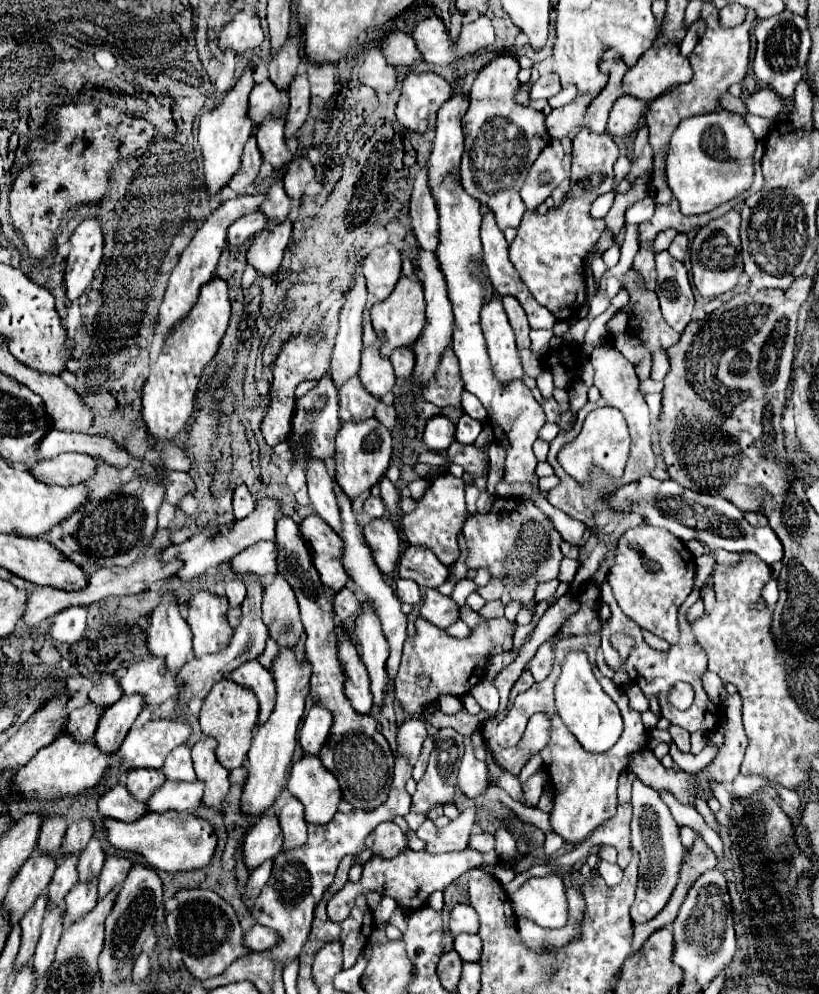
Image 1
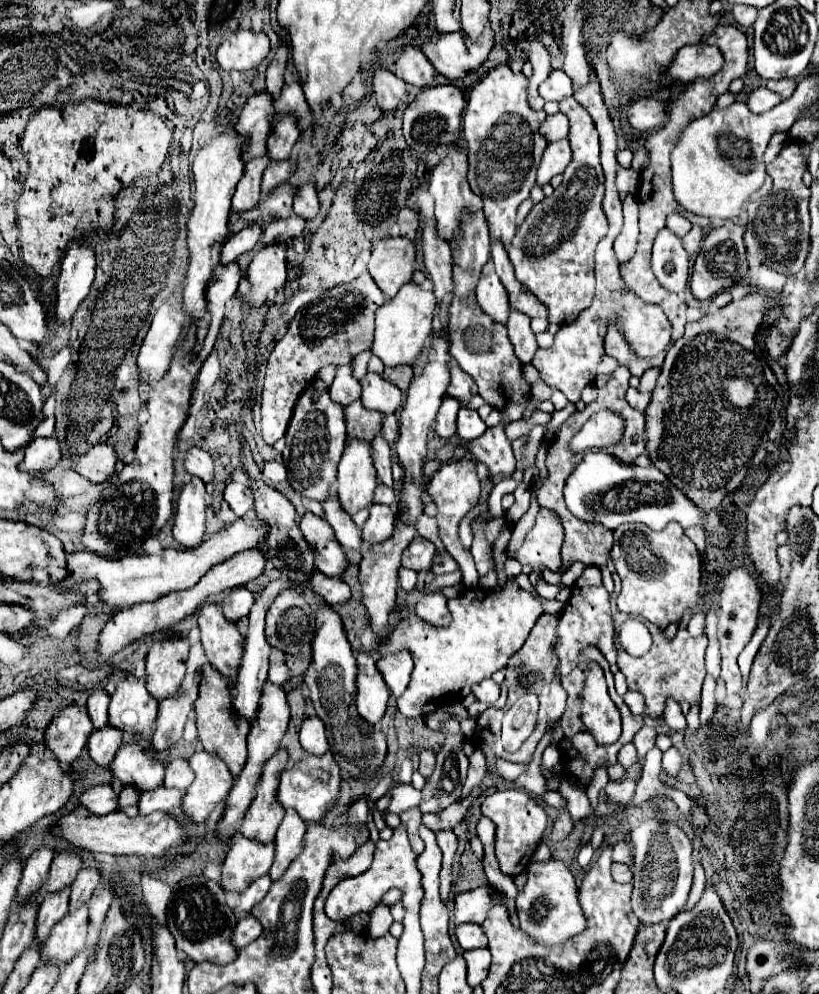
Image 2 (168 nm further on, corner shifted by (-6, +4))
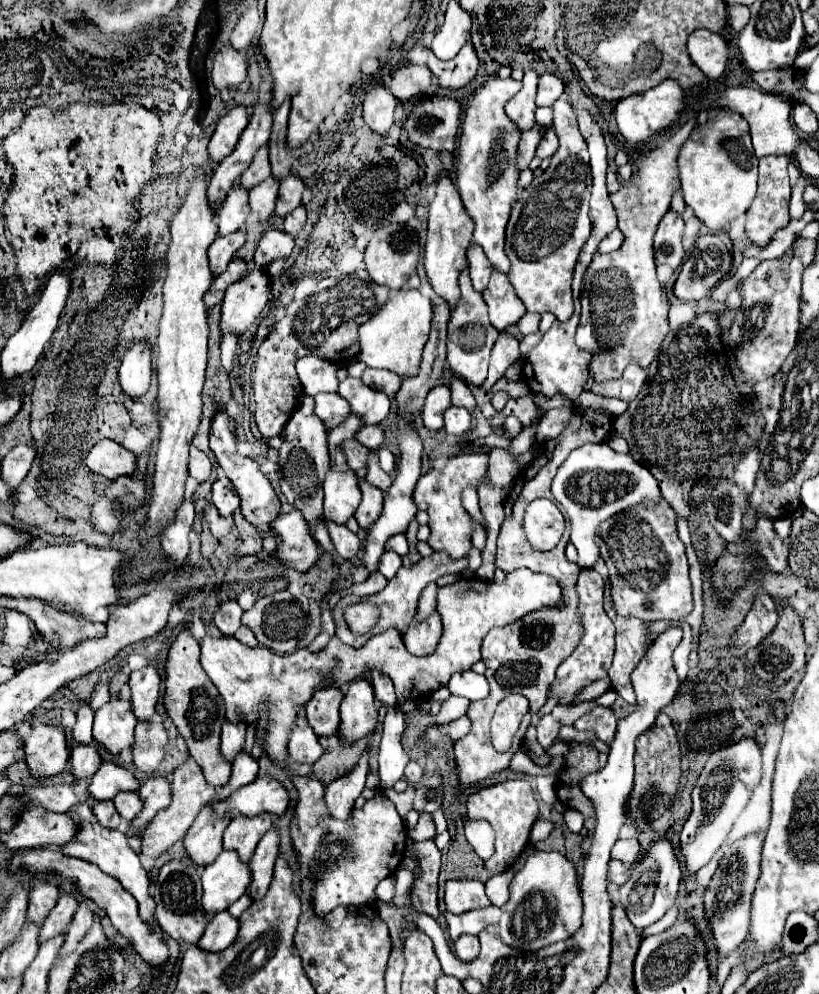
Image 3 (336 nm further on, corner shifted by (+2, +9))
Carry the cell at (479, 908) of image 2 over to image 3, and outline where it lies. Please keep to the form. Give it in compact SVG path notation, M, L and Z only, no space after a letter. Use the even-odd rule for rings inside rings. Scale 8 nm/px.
M448 880L444 902L446 910L452 914L462 914L490 906L490 900L484 892L484 884L478 880Z

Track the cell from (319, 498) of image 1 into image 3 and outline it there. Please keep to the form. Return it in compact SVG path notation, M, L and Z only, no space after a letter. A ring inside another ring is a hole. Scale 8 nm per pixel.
M326 522L326 528L330 532L330 538L336 546L336 552L346 558L346 560L352 560L358 550L360 550L360 540L354 532L350 532L346 526L340 526L340 524L334 524L334 522Z

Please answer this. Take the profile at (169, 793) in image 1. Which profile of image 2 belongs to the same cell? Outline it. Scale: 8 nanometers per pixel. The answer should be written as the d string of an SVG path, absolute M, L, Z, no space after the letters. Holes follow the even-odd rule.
M160 785L158 789L150 789L150 793L140 795L138 809L144 815L154 813L154 811L170 811L172 807L180 805L184 795L186 793L182 793L180 789L166 789L164 785Z

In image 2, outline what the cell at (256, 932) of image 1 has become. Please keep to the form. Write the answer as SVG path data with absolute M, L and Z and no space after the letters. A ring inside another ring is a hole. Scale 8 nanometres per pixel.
M248 917L248 919L242 919L238 921L236 929L234 929L234 945L238 949L250 945L252 941L256 941L260 935L264 933L262 929L262 923L256 919L256 917Z

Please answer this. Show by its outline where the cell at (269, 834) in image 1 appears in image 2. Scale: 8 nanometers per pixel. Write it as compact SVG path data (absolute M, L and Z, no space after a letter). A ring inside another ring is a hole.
M236 833L222 863L222 889L240 893L250 881L270 871L272 859L274 841L270 845L258 845L258 841L250 841L242 837L242 833Z

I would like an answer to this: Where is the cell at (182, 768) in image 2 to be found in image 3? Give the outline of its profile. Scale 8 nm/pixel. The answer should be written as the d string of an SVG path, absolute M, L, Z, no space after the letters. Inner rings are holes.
M150 778L146 784L140 786L138 796L144 804L142 812L130 822L134 836L156 816L158 810L170 804L170 778Z

